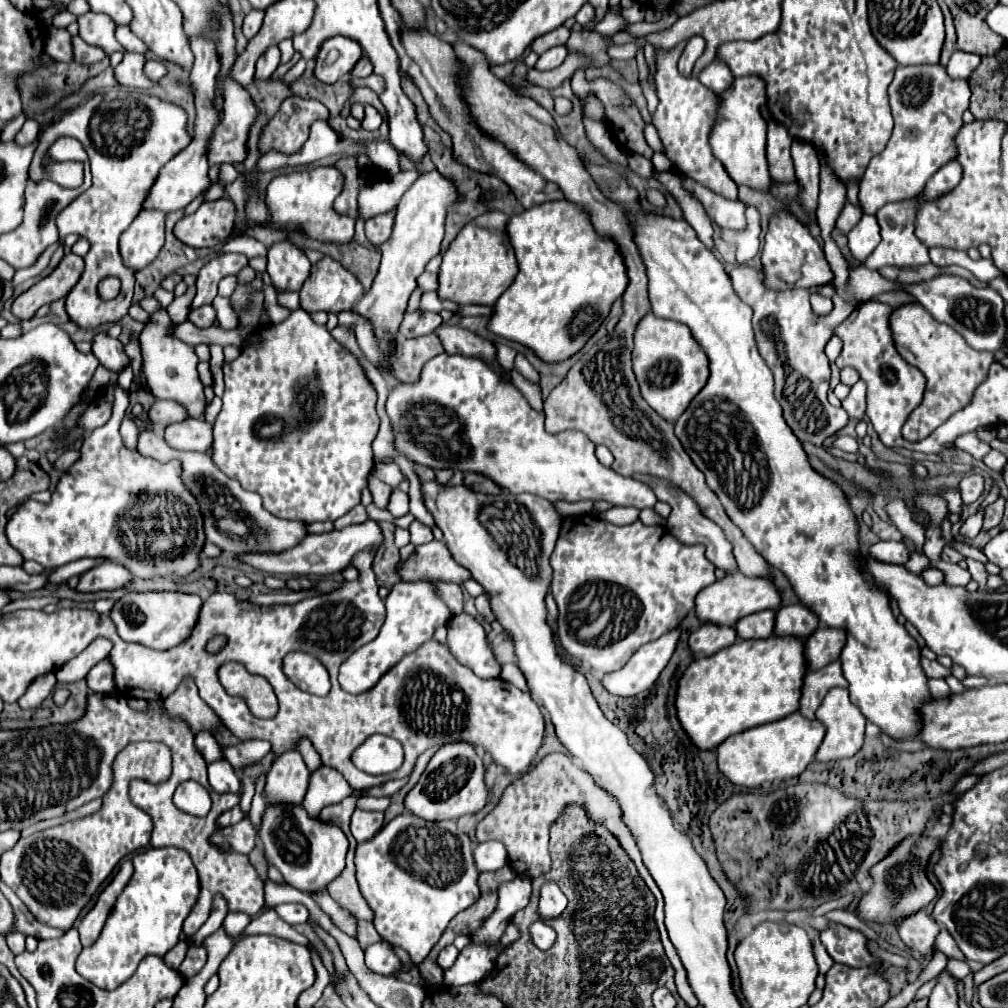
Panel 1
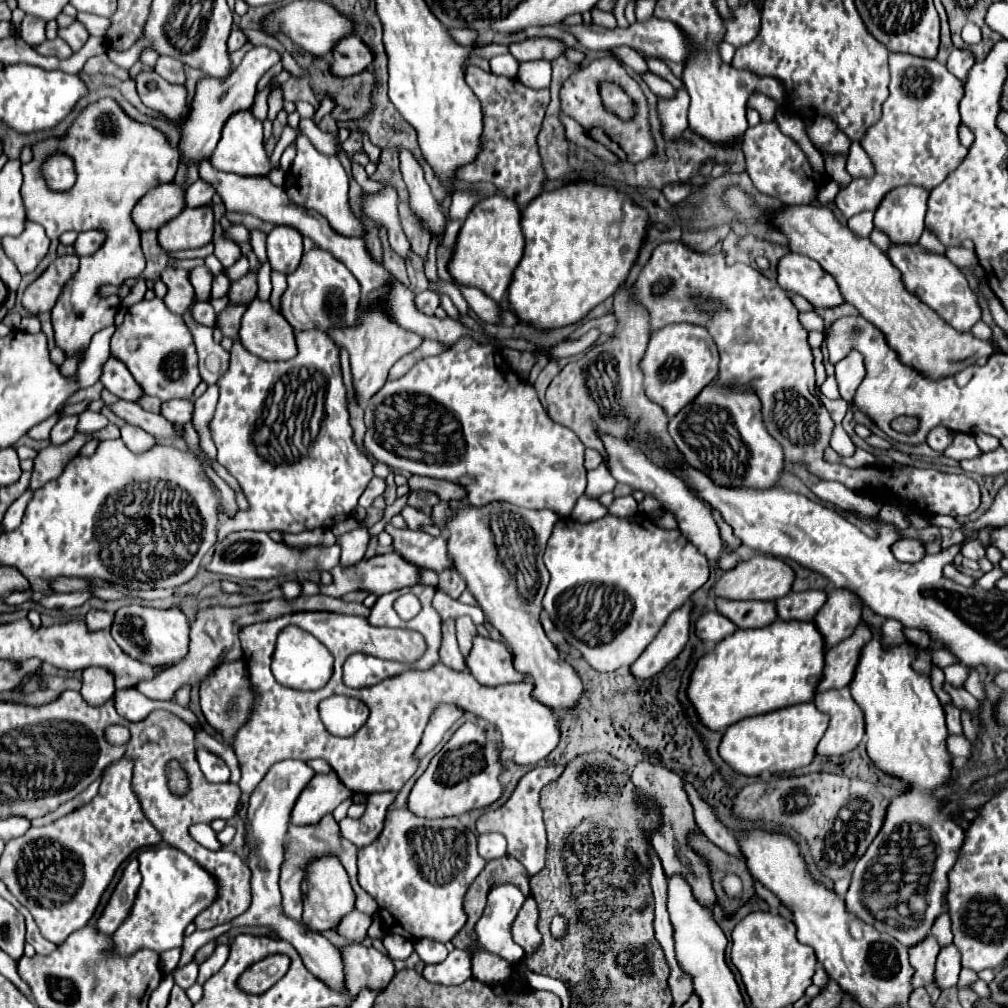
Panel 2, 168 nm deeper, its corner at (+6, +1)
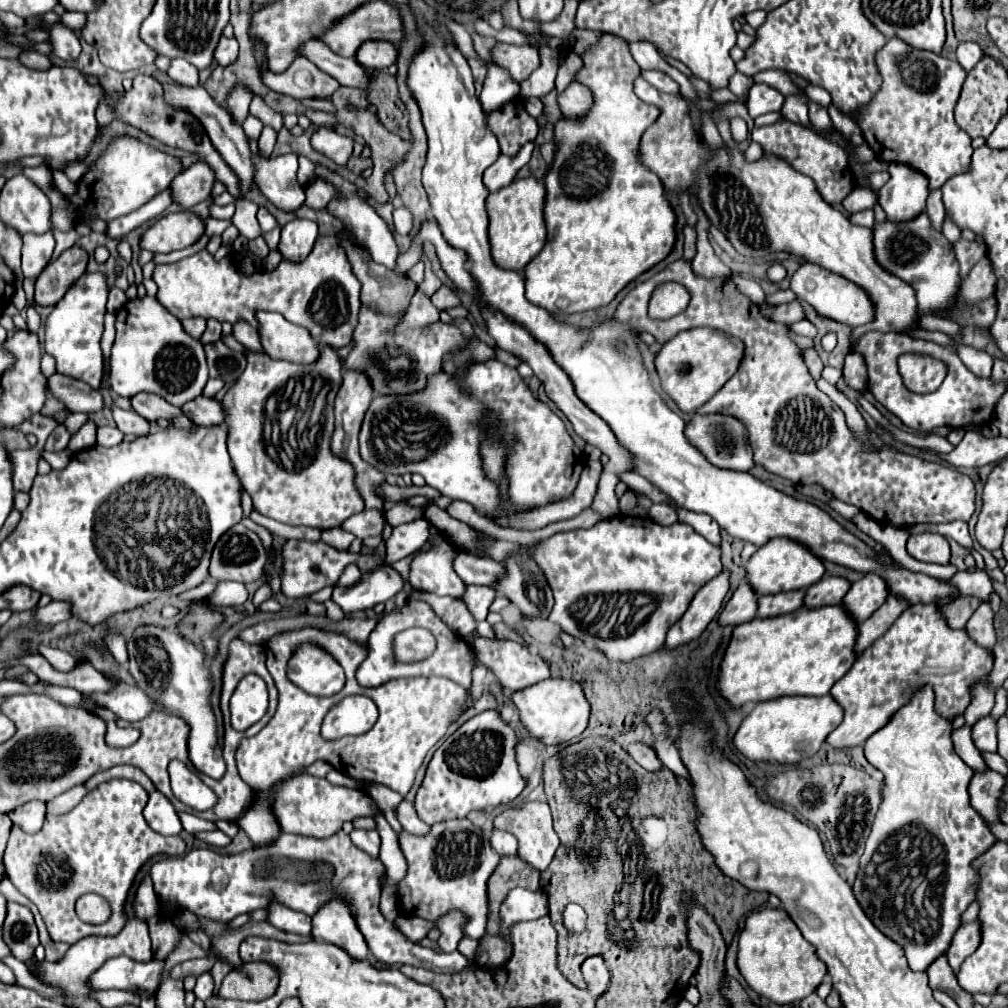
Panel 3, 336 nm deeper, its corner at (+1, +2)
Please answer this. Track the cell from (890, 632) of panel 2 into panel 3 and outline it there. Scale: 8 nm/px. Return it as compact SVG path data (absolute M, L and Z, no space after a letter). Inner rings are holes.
M935 603L911 605L885 635L857 657L851 673L831 689L845 717L827 737L827 743L837 749L865 745L875 731L885 727L889 719L913 699L915 689L925 685L931 685L935 691L937 713L953 721L969 707L973 685L989 675L991 669L993 653L977 645L967 635L967 629L951 629Z

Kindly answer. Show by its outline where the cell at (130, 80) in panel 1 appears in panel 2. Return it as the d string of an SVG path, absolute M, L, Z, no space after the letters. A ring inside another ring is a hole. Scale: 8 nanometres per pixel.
M154 70L136 74L134 82L136 82L136 90L140 94L140 100L148 108L152 108L172 120L180 120L186 114L188 102L186 102L186 88L182 84L166 82Z

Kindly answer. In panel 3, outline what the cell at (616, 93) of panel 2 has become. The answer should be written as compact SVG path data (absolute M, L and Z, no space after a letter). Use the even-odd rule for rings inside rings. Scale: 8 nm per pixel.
M603 33L587 53L581 53L581 59L583 69L577 71L575 81L589 87L593 93L593 105L577 119L565 117L555 123L555 159L545 177L547 243L525 267L527 299L549 313L579 313L609 305L625 285L661 263L673 251L677 241L677 215L665 195L663 183L639 161L641 135L657 121L661 111L633 93L633 83L641 69L629 53L629 43L617 35Z

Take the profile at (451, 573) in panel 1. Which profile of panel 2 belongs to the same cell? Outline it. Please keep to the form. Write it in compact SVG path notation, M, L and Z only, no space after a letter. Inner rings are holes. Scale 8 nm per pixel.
M388 552L388 554L382 554L382 556L374 556L370 560L362 560L358 562L354 568L342 568L342 566L336 566L332 570L332 576L334 576L334 582L329 585L319 583L320 592L322 594L330 594L330 596L344 596L356 588L362 588L362 590L368 590L376 596L382 596L382 594L388 594L392 590L400 590L400 588L406 588L406 586L414 586L418 584L420 580L420 572L422 568L414 566L412 562L406 562L400 554L396 552Z

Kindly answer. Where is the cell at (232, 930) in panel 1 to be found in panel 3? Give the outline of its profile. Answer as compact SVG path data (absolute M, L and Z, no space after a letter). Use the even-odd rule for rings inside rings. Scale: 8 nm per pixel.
M203 973L201 977L197 977L197 985L195 985L193 993L195 993L195 999L199 999L203 1003L213 995L213 979L209 973Z

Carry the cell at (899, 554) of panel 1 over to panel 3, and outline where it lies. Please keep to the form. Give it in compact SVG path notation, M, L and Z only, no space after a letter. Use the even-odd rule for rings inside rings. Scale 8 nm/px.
M931 531L911 535L907 541L907 551L919 561L939 563L939 565L947 565L949 557L951 557L947 539L939 533L931 533Z

